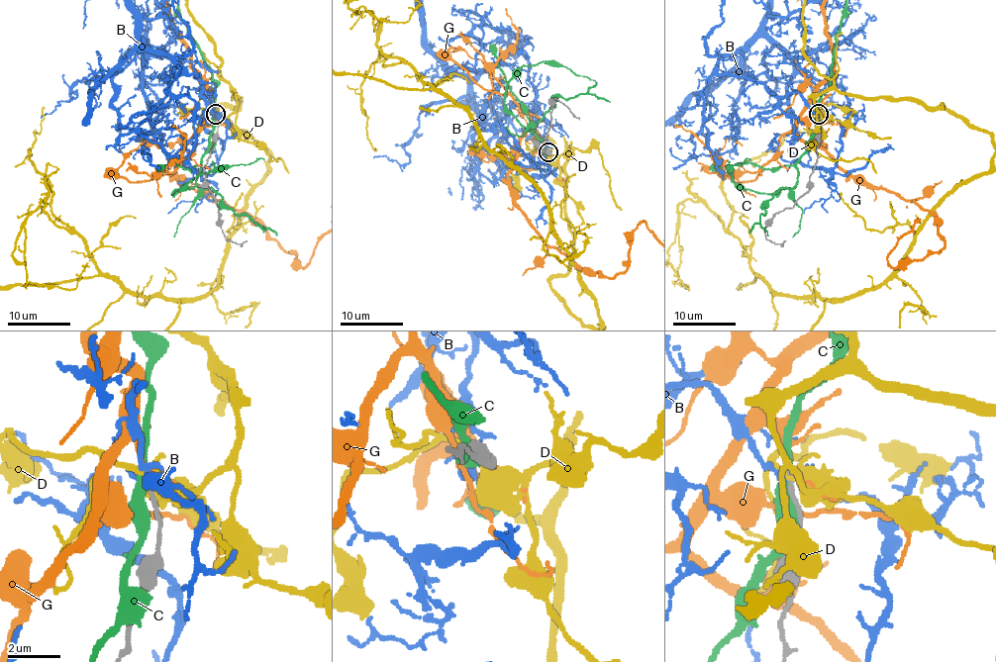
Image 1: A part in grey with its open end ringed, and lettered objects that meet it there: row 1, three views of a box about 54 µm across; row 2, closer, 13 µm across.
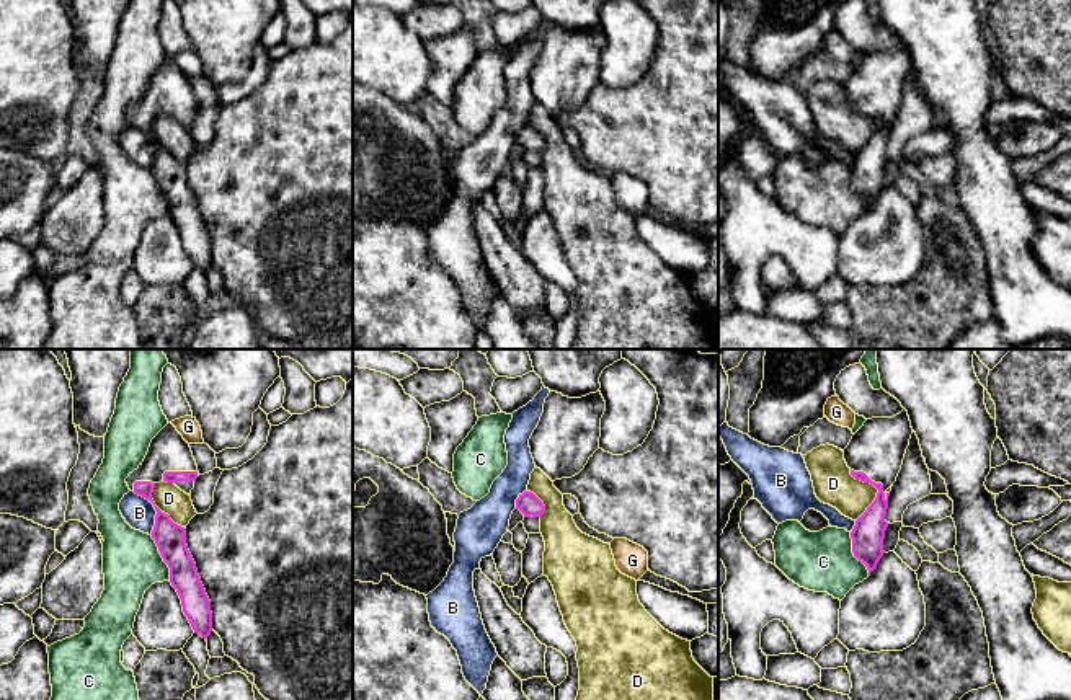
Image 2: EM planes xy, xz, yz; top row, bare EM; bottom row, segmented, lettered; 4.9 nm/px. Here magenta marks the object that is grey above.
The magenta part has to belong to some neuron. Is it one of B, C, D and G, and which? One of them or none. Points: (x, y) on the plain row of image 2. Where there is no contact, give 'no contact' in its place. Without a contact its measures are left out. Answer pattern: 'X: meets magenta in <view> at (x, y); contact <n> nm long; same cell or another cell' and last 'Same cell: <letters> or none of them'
B: meets magenta in xy at (155, 144); contact 240 nm long; another cell
C: meets magenta in xy at (162, 191); contact 260 nm long; another cell
D: meets magenta in yz at (879, 126); contact 260 nm long; another cell
G: no contact; another cell
Same cell: none of them

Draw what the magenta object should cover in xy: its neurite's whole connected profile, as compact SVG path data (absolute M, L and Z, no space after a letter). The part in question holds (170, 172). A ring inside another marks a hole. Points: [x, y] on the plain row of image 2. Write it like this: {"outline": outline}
{"outline": "M168 57L152 73L144 96L137 104L129 108L126 117L131 126L153 139L157 150L150 170L170 202L170 217L181 233L183 246L194 268L207 274L212 266L211 235L188 184L186 163L175 158L152 134L153 122L160 116L175 117L181 126L191 129L198 111L199 106L189 78Z"}

